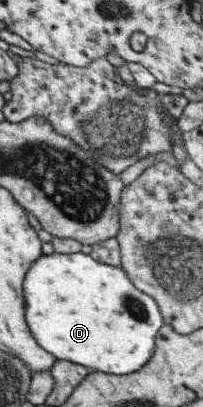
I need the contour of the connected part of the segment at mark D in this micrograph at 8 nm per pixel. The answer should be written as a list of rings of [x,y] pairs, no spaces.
[[[80,252],[42,254],[32,261],[24,275],[24,319],[34,340],[40,348],[52,353],[56,359],[70,361],[91,370],[124,375],[140,369],[154,353],[154,335],[163,323],[155,301],[147,293],[138,291],[123,269],[119,266],[104,265],[89,254]]]

